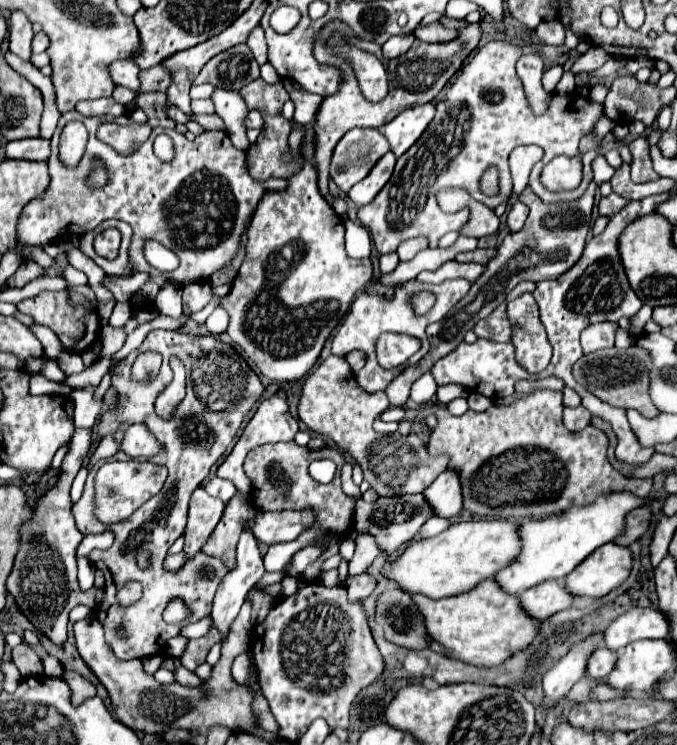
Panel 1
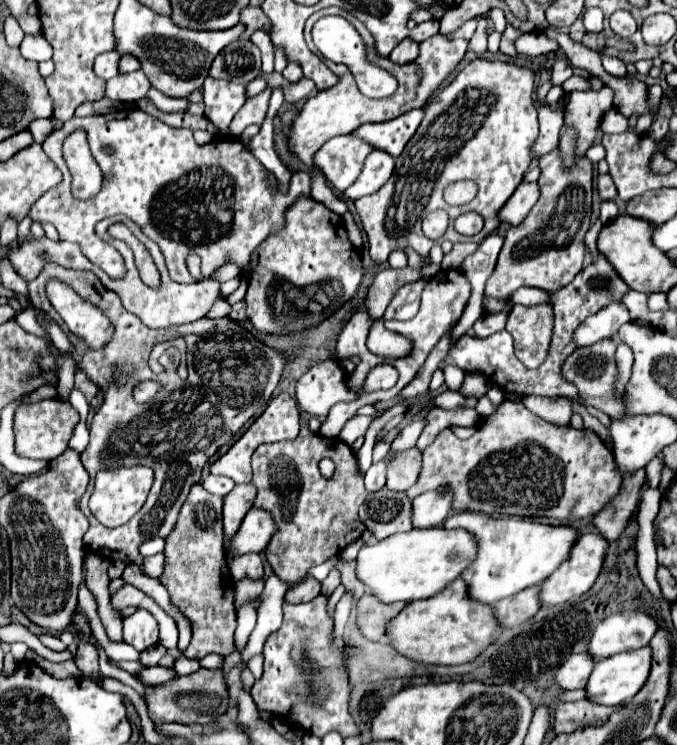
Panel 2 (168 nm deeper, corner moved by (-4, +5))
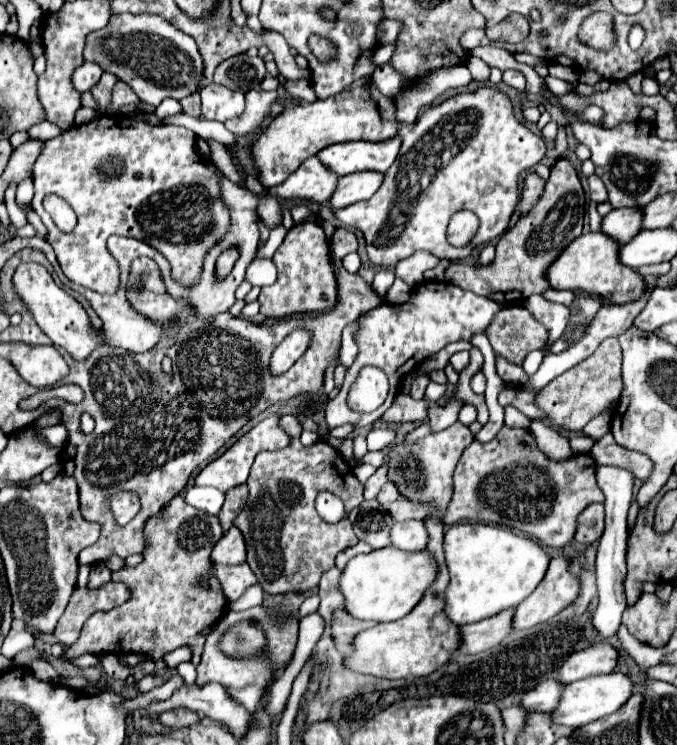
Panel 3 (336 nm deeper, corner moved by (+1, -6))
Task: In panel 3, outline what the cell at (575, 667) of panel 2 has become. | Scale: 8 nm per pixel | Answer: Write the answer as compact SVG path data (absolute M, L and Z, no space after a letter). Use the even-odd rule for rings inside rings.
M545 680L537 684L531 692L527 692L521 700L521 704L529 712L549 712L555 710L555 704L559 704L559 696L563 692L565 684L559 684L559 680Z

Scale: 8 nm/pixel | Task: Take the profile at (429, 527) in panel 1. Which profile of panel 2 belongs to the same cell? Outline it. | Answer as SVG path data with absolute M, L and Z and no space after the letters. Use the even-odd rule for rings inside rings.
M460 511L444 521L448 529L466 529L476 539L476 557L464 569L462 579L468 587L468 597L480 603L494 605L496 601L516 595L526 587L540 585L552 571L558 569L560 561L568 557L576 537L580 535L574 527L552 527L532 523L520 517L496 519L484 513Z

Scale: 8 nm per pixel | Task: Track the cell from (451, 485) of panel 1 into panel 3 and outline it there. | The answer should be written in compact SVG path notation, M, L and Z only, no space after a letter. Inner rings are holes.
M423 520L397 522L391 530L391 544L401 550L423 550L427 546L427 526Z

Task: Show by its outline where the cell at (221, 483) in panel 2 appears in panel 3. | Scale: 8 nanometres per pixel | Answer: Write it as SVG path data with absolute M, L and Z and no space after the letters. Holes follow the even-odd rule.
M193 486L191 490L185 492L185 500L203 512L217 514L223 506L225 494L219 492L217 488L211 488L211 486Z

